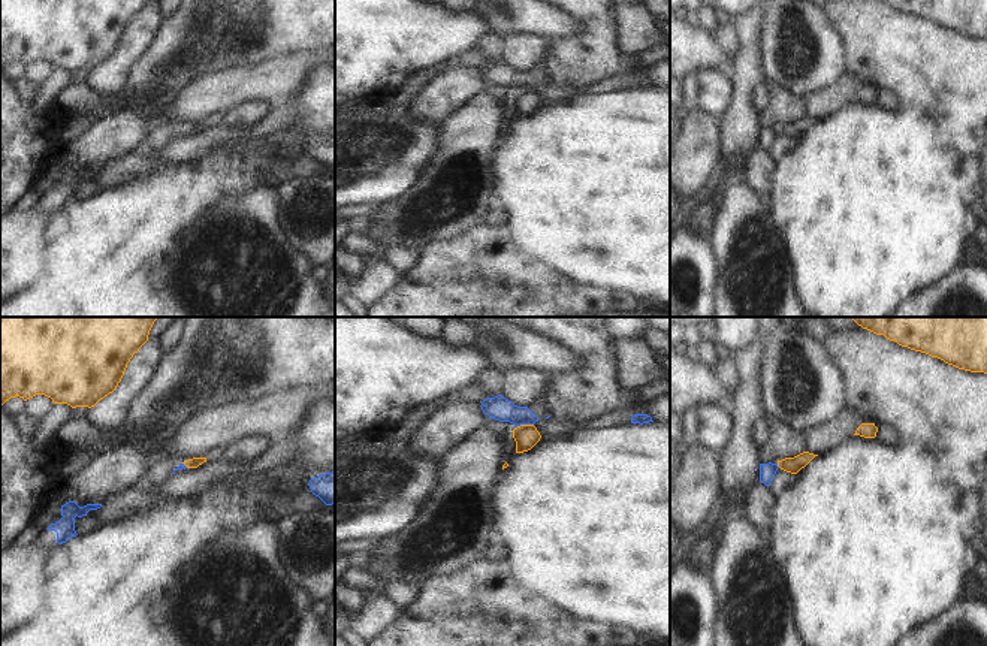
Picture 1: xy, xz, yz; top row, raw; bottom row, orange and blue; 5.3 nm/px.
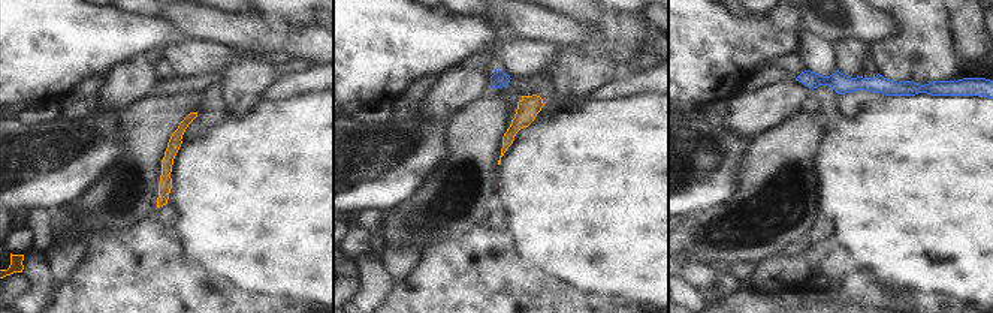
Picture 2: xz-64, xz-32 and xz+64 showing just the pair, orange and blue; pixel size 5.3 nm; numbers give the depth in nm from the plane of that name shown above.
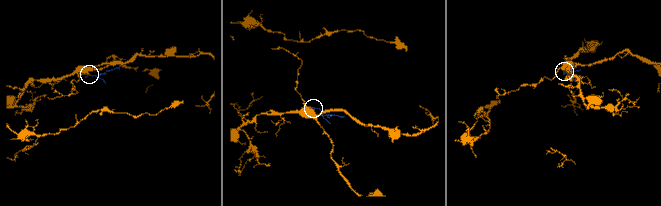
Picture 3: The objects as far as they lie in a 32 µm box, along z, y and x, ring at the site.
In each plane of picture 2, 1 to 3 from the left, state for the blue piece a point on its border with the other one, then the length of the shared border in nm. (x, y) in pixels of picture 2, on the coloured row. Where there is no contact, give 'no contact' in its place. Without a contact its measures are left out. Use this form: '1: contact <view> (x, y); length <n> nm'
1: no contact
2: no contact
3: no contact

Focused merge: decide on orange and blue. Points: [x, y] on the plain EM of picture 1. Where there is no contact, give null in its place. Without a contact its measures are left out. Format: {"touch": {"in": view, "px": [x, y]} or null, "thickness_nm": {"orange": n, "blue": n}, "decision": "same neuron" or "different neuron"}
{"touch": {"in": "xz", "px": [524, 90]}, "thickness_nm": {"orange": 130, "blue": 130}, "decision": "different neuron"}

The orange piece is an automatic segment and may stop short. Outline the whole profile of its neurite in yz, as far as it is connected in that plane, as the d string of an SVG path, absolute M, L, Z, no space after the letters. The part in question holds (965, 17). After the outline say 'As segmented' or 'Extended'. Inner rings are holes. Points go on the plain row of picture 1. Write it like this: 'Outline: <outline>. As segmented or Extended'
Outline: M884 0L902 12L971 37L987 39L987 0Z. As segmented.

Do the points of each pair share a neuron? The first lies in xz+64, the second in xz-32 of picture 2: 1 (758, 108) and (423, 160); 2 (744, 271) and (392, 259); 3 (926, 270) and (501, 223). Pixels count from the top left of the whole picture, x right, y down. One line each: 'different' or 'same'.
1: different
2: same
3: different

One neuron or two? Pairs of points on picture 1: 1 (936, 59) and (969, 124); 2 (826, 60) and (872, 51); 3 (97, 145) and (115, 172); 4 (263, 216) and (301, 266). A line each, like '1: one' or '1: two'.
1: one
2: two
3: two
4: one

